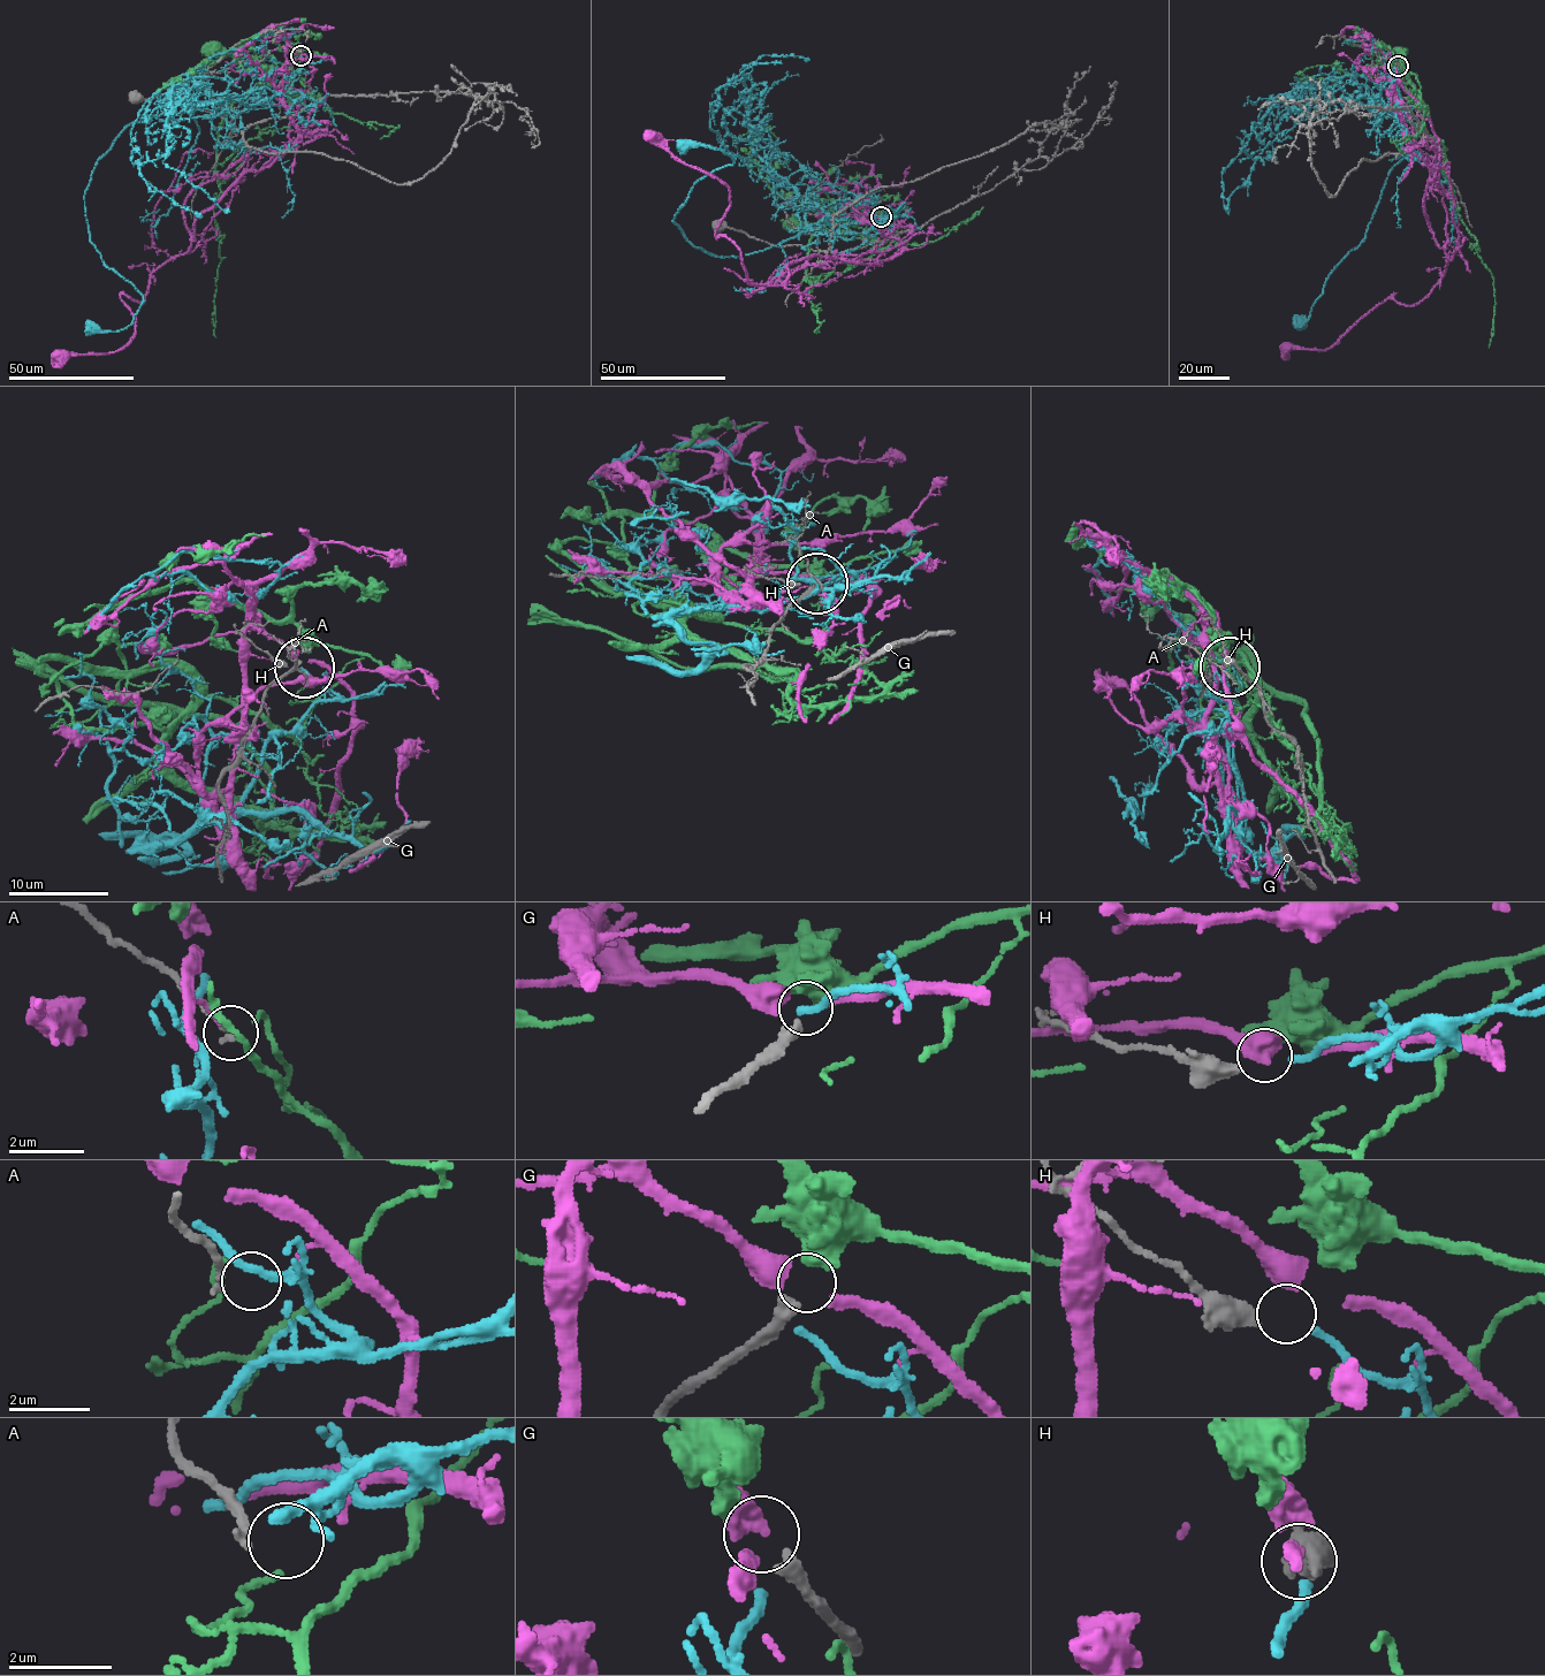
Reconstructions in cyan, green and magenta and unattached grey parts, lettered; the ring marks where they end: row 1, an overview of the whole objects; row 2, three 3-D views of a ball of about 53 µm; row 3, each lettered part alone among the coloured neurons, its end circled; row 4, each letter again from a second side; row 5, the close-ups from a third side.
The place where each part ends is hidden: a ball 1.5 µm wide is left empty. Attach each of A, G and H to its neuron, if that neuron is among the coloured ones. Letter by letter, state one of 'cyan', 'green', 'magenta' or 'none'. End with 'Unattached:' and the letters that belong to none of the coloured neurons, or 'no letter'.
A: none
G: none
H: cyan
Unattached: A, G

